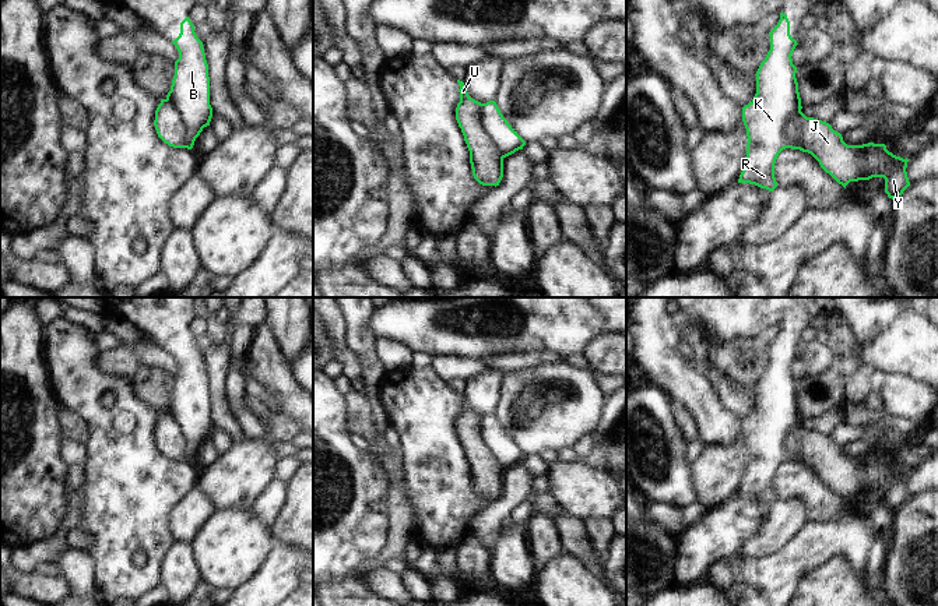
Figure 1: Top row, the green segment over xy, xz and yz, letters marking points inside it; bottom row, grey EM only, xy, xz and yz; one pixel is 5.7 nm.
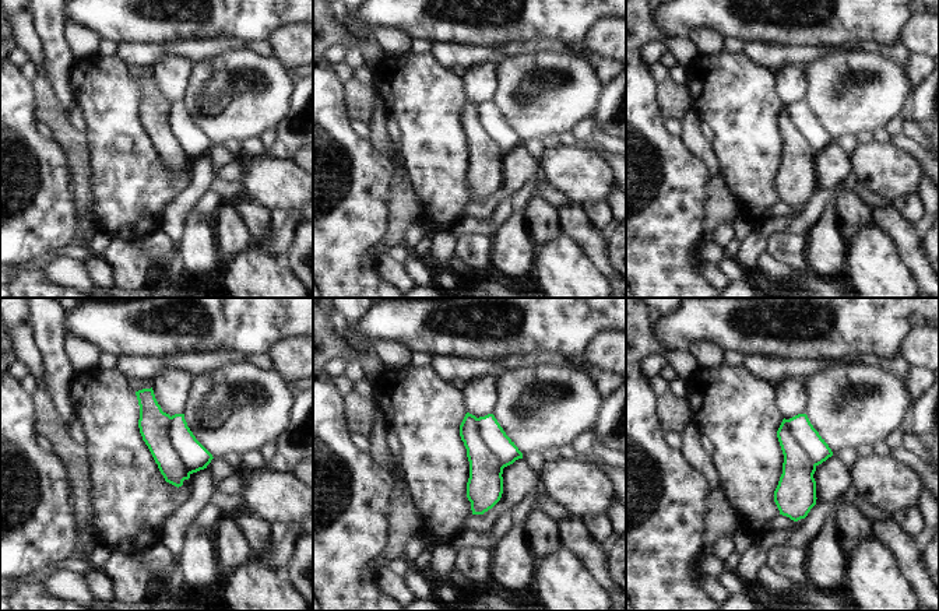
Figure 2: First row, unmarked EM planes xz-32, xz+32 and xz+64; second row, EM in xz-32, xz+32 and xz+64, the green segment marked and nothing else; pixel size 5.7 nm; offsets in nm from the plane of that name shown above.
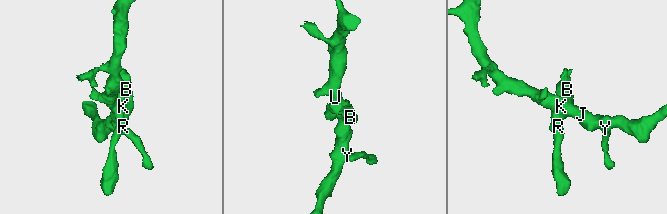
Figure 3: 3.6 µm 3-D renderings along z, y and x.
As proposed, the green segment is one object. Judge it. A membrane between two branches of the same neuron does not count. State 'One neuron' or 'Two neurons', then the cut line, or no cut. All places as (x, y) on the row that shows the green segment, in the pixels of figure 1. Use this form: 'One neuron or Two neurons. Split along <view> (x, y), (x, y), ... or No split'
Two neurons. Split along xz (480, 104), (480, 123), (503, 157).

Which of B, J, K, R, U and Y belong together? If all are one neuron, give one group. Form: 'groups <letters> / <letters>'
groups B K R / J U Y

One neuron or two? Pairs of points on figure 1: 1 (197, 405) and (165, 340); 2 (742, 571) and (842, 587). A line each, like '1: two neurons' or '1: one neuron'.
1: one neuron
2: two neurons

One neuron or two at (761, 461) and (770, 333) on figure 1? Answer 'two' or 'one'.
two

